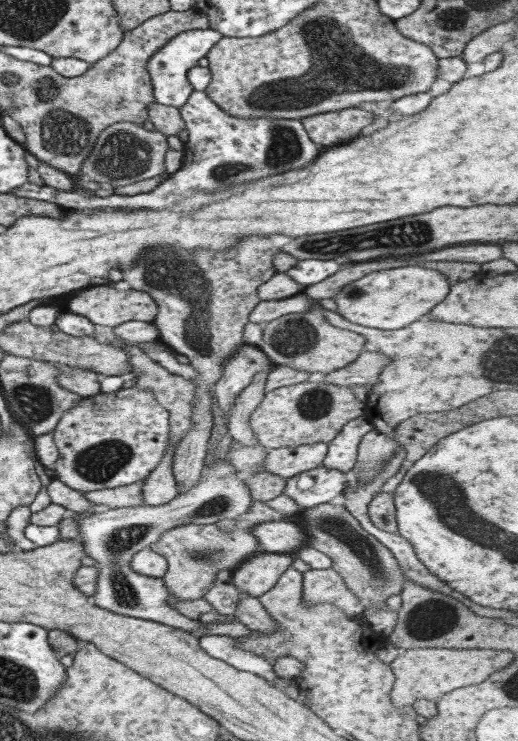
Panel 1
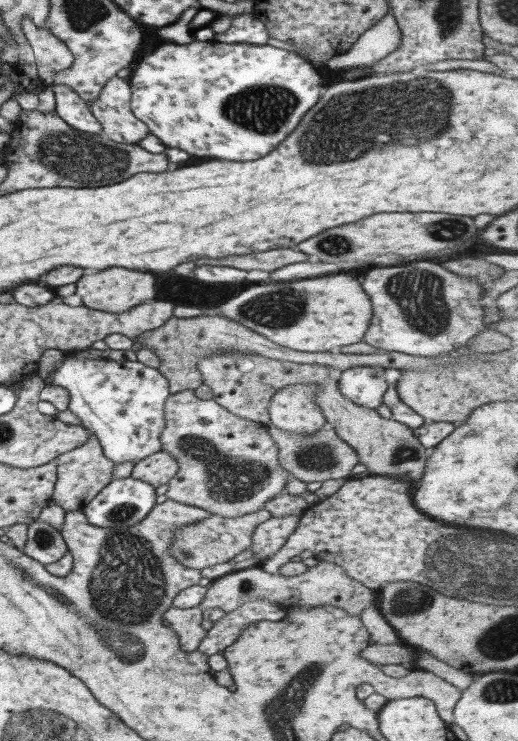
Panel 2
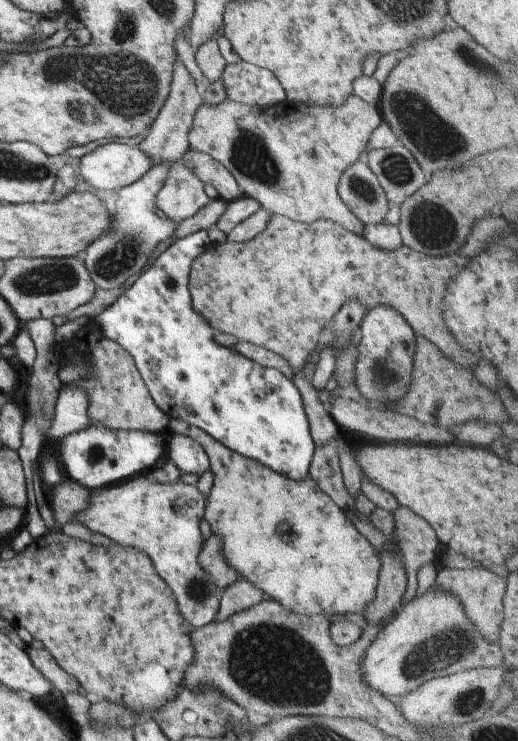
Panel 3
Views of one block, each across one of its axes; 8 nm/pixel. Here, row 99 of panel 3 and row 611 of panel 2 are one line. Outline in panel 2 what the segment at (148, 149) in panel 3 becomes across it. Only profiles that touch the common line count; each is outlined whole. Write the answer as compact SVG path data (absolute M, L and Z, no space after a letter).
M168 608L164 612L164 619L178 634L180 648L188 652L196 651L201 640L206 636L206 629L202 627L202 610L194 608Z

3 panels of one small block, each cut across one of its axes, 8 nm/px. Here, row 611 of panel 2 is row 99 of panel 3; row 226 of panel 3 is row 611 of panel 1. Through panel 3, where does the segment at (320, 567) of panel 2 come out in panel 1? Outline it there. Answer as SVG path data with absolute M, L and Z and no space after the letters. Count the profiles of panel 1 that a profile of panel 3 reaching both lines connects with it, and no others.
M333 567L303 572L302 600L306 606L332 604L349 617L360 617L365 610L365 603L352 594L345 580Z

